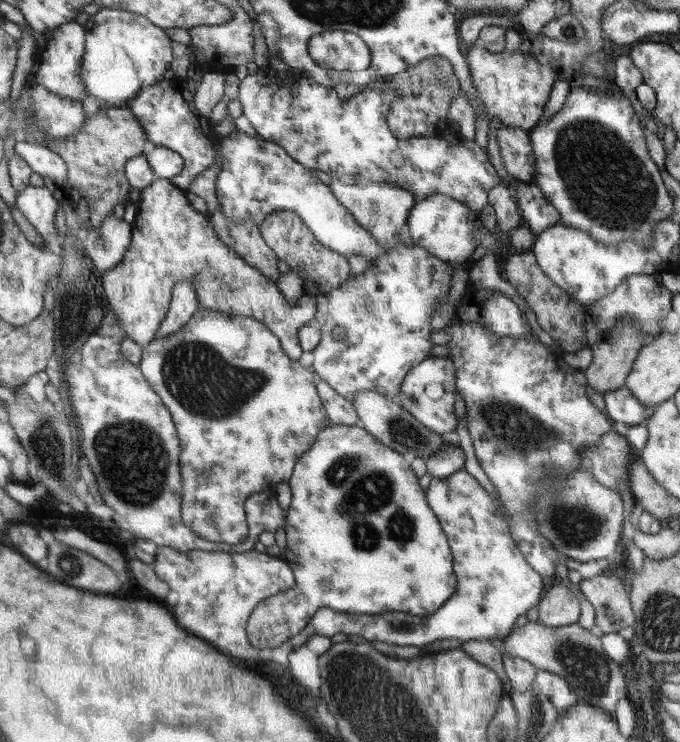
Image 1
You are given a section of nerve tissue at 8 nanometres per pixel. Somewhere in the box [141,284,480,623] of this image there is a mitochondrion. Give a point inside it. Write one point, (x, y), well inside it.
(367, 503)

